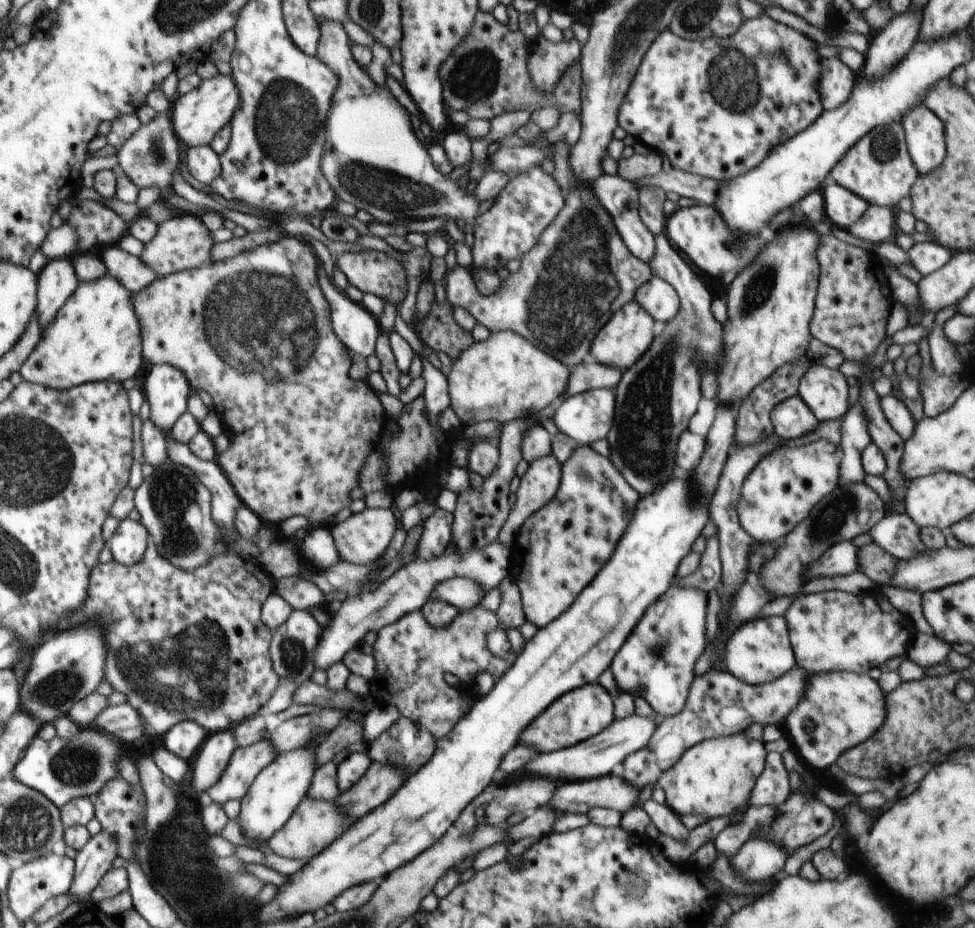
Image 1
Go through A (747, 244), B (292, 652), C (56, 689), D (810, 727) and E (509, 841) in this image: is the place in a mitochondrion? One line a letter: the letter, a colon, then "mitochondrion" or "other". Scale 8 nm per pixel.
A: mitochondrion
B: mitochondrion
C: mitochondrion
D: other
E: other

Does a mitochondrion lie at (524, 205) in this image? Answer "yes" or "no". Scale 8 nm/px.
yes

